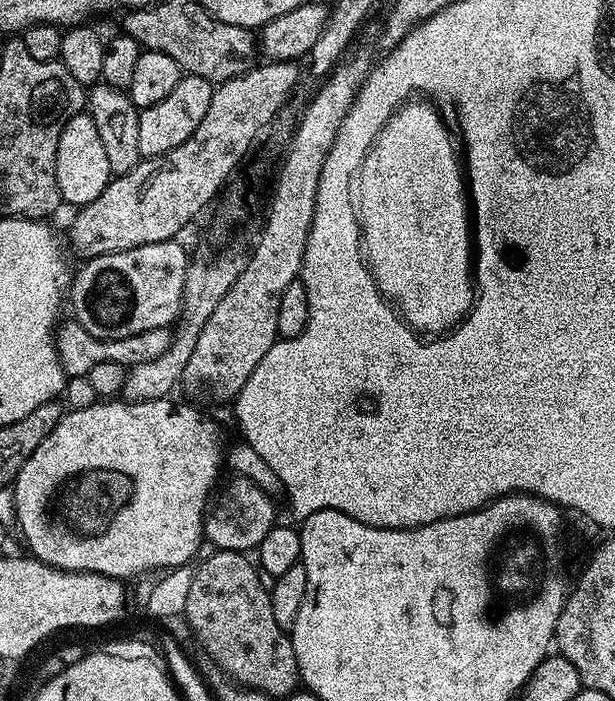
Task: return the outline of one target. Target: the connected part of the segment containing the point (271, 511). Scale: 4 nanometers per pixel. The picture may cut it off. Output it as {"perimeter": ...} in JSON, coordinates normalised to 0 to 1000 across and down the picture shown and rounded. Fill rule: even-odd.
{"perimeter":[[[384,679],[356,698],[354,706],[343,715],[332,738],[332,770],[345,775],[346,783],[361,787],[393,787],[398,790],[421,783],[426,767],[439,762],[450,746],[449,725],[444,709],[428,702],[413,686],[402,679]]]}

